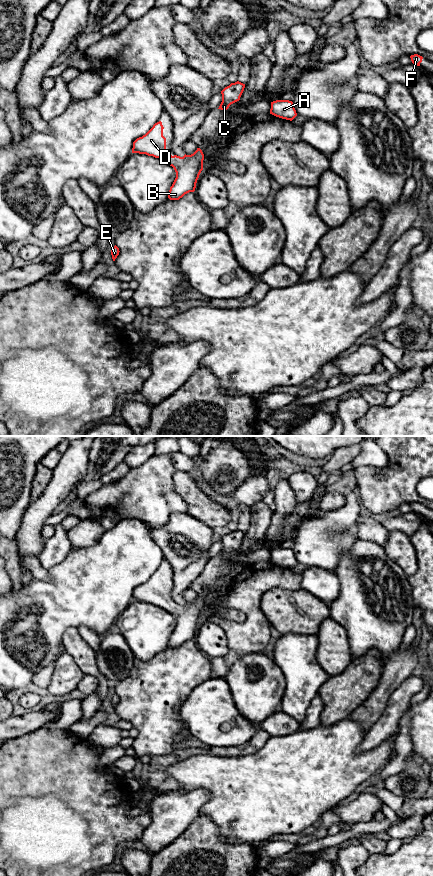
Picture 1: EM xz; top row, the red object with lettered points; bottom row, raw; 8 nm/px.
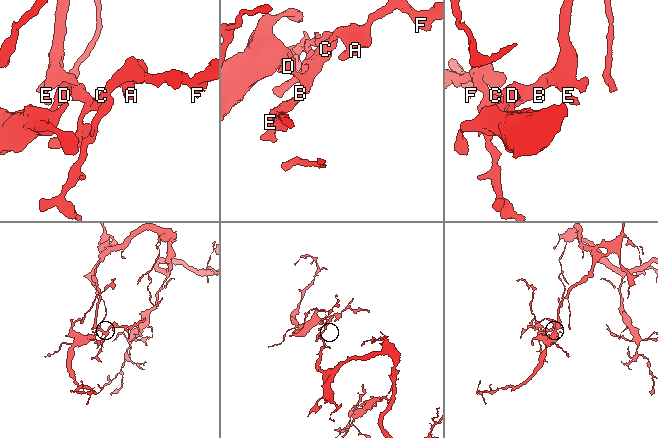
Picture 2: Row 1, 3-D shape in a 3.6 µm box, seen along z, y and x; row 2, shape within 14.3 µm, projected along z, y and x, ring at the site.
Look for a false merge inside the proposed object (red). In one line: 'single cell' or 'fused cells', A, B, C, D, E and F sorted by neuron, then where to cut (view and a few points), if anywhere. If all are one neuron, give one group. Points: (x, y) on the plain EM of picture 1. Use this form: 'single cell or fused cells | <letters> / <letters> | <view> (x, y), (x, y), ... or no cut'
single cell | A B C D E F | no cut

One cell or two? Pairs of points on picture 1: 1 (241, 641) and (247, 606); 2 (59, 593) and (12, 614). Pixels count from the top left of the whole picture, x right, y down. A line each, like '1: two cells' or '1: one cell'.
1: one cell
2: one cell

